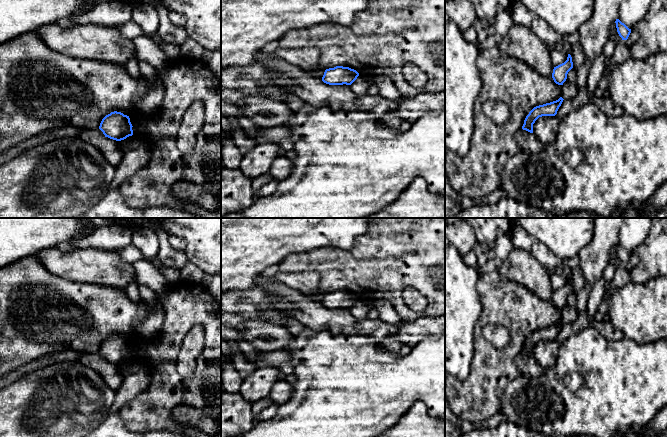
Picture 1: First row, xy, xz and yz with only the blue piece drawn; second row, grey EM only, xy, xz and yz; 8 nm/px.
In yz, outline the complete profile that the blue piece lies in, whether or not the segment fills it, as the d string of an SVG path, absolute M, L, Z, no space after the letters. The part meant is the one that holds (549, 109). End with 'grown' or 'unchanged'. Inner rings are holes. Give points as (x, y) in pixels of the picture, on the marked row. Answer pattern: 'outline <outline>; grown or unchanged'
outline M560 97L556 101L534 107L526 116L522 129L533 133L533 124L535 121L542 116L555 116L563 100Z; unchanged

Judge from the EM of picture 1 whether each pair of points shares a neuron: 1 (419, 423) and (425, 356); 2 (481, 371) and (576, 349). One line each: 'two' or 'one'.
1: two
2: two

